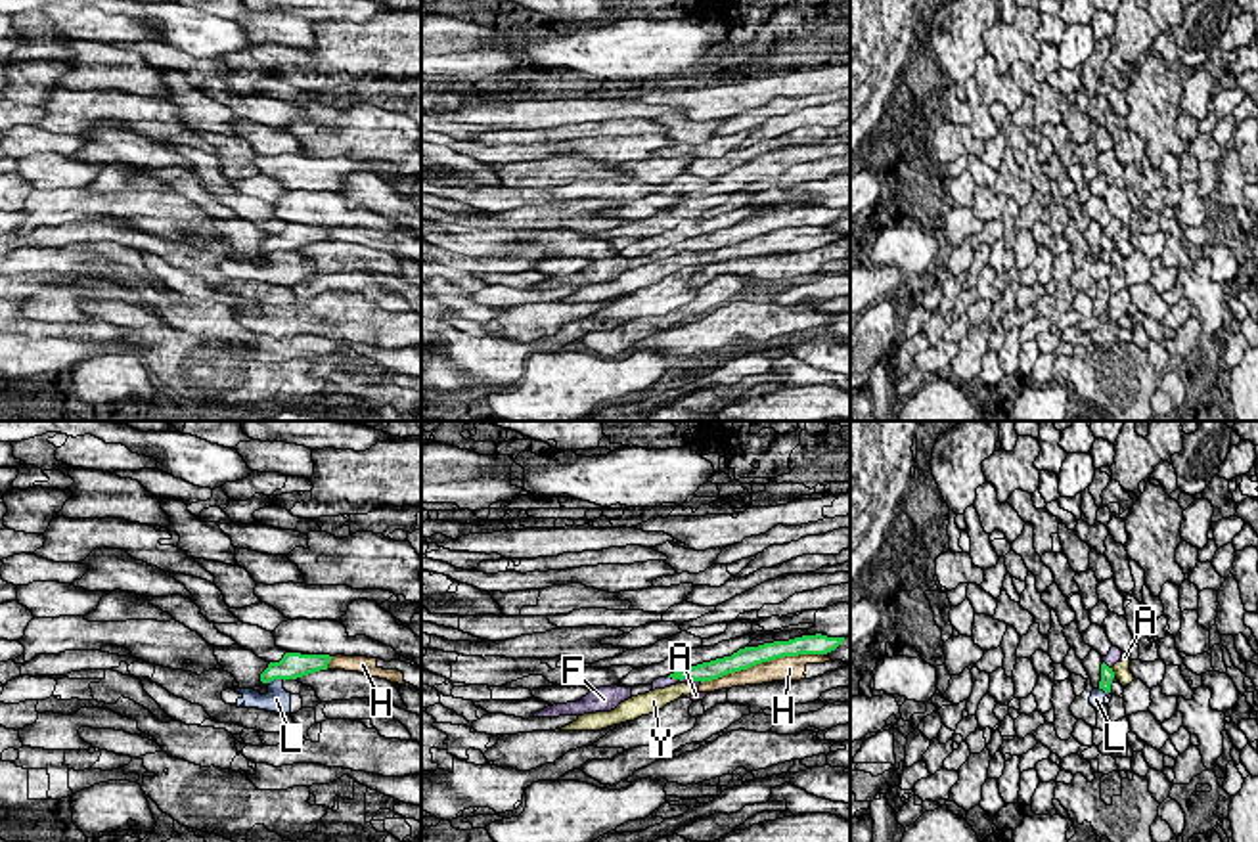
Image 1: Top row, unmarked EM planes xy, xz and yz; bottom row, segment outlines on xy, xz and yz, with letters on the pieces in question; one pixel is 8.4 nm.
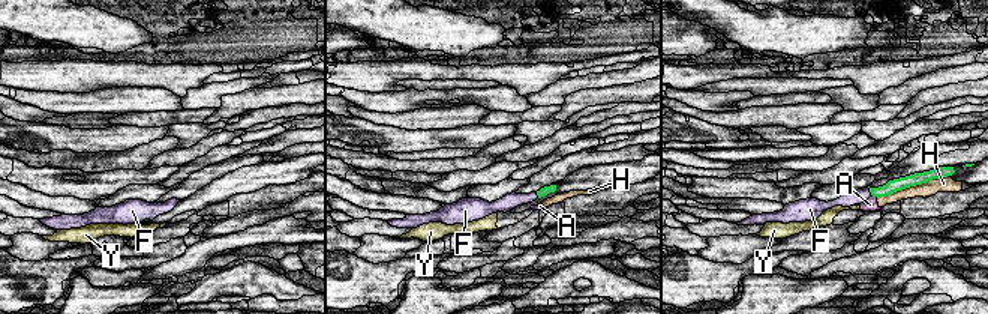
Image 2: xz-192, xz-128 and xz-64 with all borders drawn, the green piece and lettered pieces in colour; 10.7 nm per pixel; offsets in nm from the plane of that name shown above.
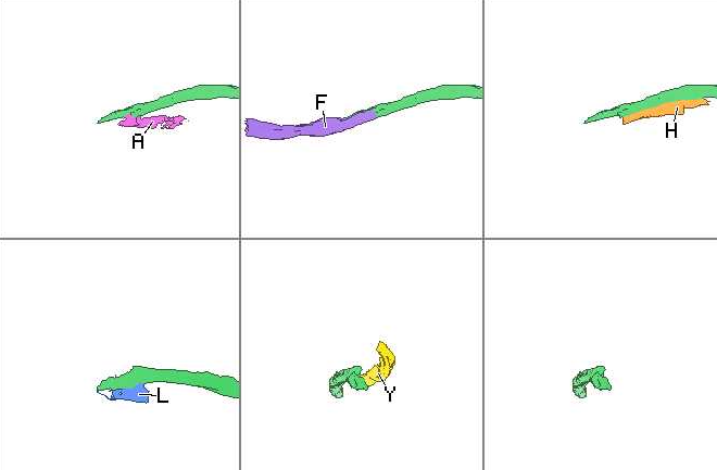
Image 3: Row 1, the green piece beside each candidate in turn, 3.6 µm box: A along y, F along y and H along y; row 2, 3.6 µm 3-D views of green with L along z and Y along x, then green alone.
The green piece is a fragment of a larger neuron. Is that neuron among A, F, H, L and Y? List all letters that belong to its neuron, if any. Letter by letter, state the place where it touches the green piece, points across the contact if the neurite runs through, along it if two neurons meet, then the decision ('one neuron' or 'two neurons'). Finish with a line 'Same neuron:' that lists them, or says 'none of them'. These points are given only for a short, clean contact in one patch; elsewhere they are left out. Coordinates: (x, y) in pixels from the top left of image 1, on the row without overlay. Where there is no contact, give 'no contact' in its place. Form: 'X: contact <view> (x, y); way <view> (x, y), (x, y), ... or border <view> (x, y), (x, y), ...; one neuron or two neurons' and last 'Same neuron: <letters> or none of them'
A: contact xz (692, 249); border xz (680, 251), (701, 253); two neurons
F: contact xz (674, 249); one neuron
H: contact xz (763, 232); two neurons
L: contact xy (276, 249); border xy (284, 251), (269, 253); two neurons
Y: contact yz (1113, 243); border yz (1111, 240), (1115, 247); two neurons
Same neuron: F

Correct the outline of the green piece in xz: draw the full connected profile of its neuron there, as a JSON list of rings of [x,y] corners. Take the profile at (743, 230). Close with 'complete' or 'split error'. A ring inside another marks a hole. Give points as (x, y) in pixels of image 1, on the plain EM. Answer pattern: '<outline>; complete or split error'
[[[816,205],[816,207],[795,209],[789,212],[774,212],[774,214],[764,214],[758,218],[745,218],[733,224],[731,228],[703,233],[703,235],[674,243],[666,249],[659,249],[651,256],[655,262],[655,260],[676,256],[682,251],[693,251],[693,253],[705,255],[705,253],[712,253],[733,243],[749,241],[756,235],[770,233],[783,228],[827,226],[835,222],[842,212],[844,209],[827,209],[827,207]]]; split error

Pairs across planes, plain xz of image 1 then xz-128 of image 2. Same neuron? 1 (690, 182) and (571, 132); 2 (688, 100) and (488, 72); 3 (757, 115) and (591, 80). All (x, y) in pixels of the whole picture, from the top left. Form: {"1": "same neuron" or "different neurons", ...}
{"1": "different neurons", "2": "same neuron", "3": "same neuron"}

